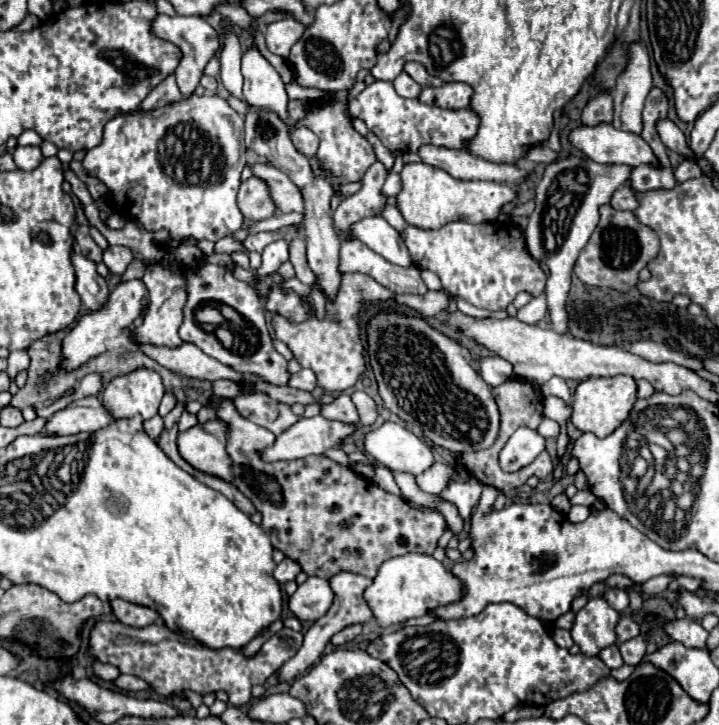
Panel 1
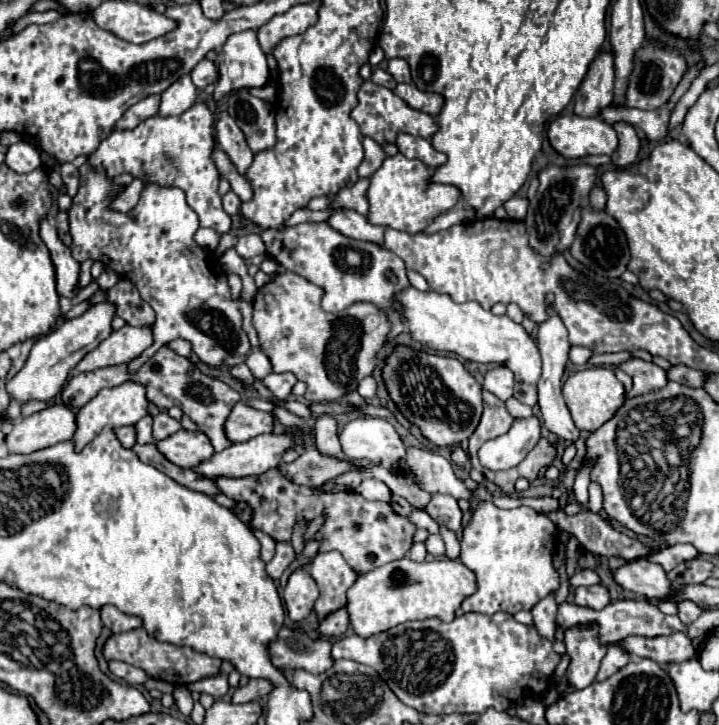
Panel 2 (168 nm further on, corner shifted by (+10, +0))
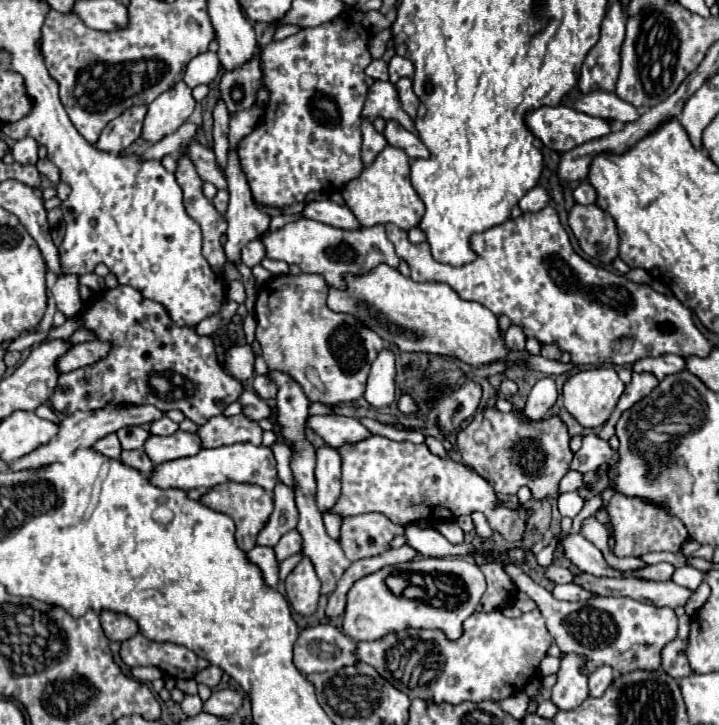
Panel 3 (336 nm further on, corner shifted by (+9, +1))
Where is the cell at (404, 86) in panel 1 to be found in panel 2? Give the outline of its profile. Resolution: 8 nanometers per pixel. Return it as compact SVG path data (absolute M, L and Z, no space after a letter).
M376 68L374 72L372 72L372 76L370 76L370 80L374 82L374 84L380 84L380 86L386 86L386 88L390 88L390 90L394 90L394 78L386 72L386 70L382 70L382 68Z

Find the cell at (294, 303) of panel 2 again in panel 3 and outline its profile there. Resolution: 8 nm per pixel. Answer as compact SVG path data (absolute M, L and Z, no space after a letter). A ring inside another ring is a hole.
M311 273L277 275L263 283L255 301L257 341L261 343L267 367L271 371L287 371L287 375L303 385L311 403L337 405L363 397L369 367L383 349L383 339L369 327L363 327L355 315L331 311L323 295L323 285L325 279ZM307 367L317 371L317 385L307 379Z

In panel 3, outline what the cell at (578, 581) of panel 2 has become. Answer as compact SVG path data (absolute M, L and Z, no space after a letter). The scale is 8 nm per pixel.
M549 565L547 567L547 577L553 583L571 583L573 581L573 571L565 569L565 567L559 567L559 565Z

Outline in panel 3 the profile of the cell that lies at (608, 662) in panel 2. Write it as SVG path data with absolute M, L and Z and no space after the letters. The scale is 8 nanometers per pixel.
M603 665L599 669L595 669L589 675L589 695L591 697L601 697L605 693L605 689L611 685L613 681L613 669L609 665Z

